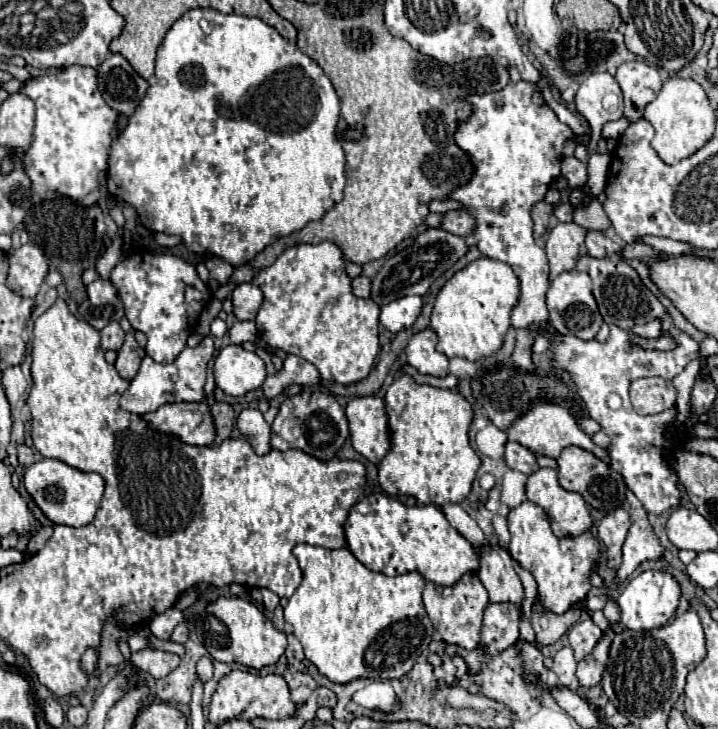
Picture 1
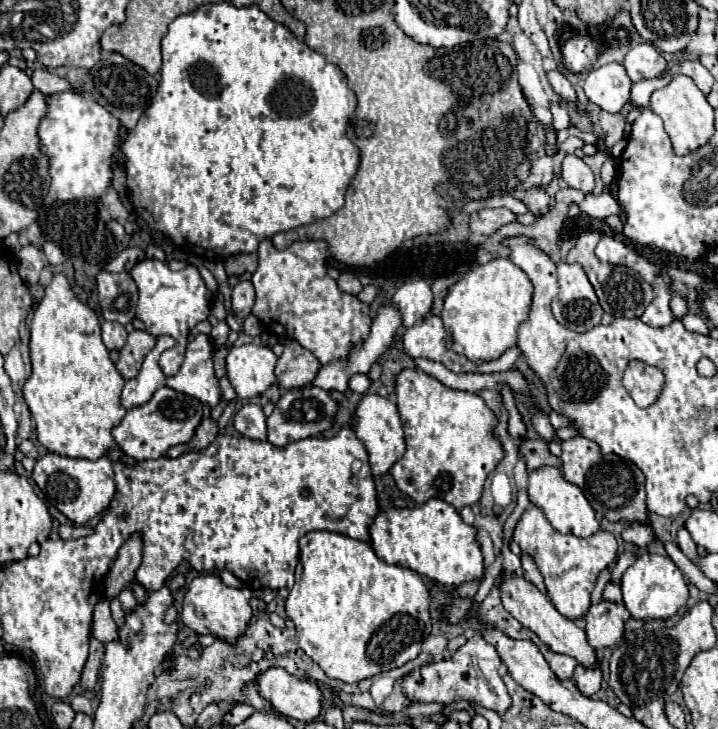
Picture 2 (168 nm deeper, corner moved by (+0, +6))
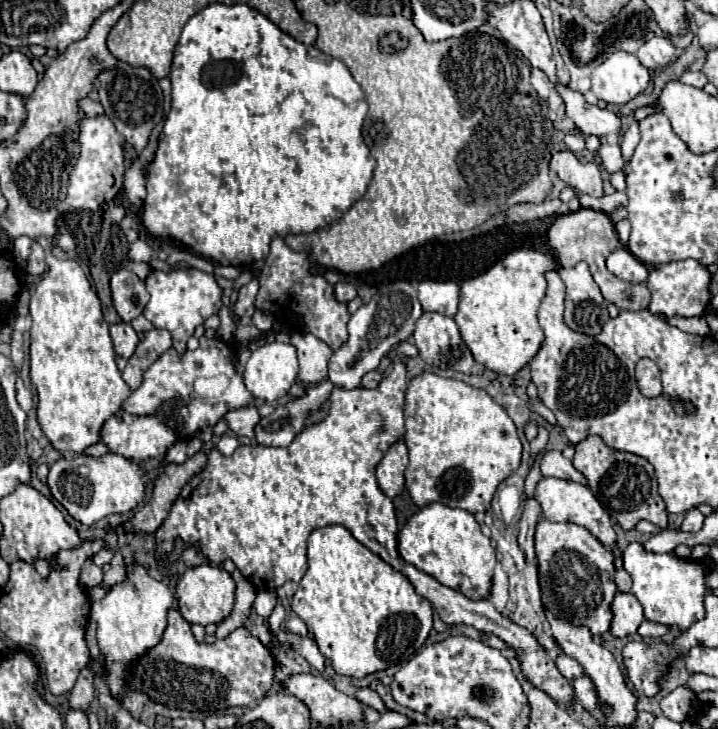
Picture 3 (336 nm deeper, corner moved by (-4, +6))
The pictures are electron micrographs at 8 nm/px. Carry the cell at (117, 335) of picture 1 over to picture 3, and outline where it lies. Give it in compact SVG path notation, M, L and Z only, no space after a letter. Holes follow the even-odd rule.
M126 322L110 324L110 336L112 336L114 350L118 356L130 358L134 354L134 348L138 344L138 336L130 324L126 324Z

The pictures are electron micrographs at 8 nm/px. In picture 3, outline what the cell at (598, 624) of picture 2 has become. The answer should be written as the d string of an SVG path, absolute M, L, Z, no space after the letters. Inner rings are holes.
M618 592L610 604L610 612L612 612L610 636L614 638L632 636L638 630L638 626L644 622L642 606L632 594Z

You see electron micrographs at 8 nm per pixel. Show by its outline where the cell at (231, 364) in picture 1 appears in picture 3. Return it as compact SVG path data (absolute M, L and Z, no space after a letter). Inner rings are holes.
M272 342L256 348L244 368L246 390L264 402L284 396L296 382L298 360L292 344Z

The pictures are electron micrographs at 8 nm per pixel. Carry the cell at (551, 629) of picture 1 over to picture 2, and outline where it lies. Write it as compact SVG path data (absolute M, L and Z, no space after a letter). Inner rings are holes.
M522 554L520 560L522 560L522 576L524 576L528 582L532 582L538 590L546 592L546 586L544 586L544 580L542 580L542 574L540 574L536 562L534 562L528 554Z

